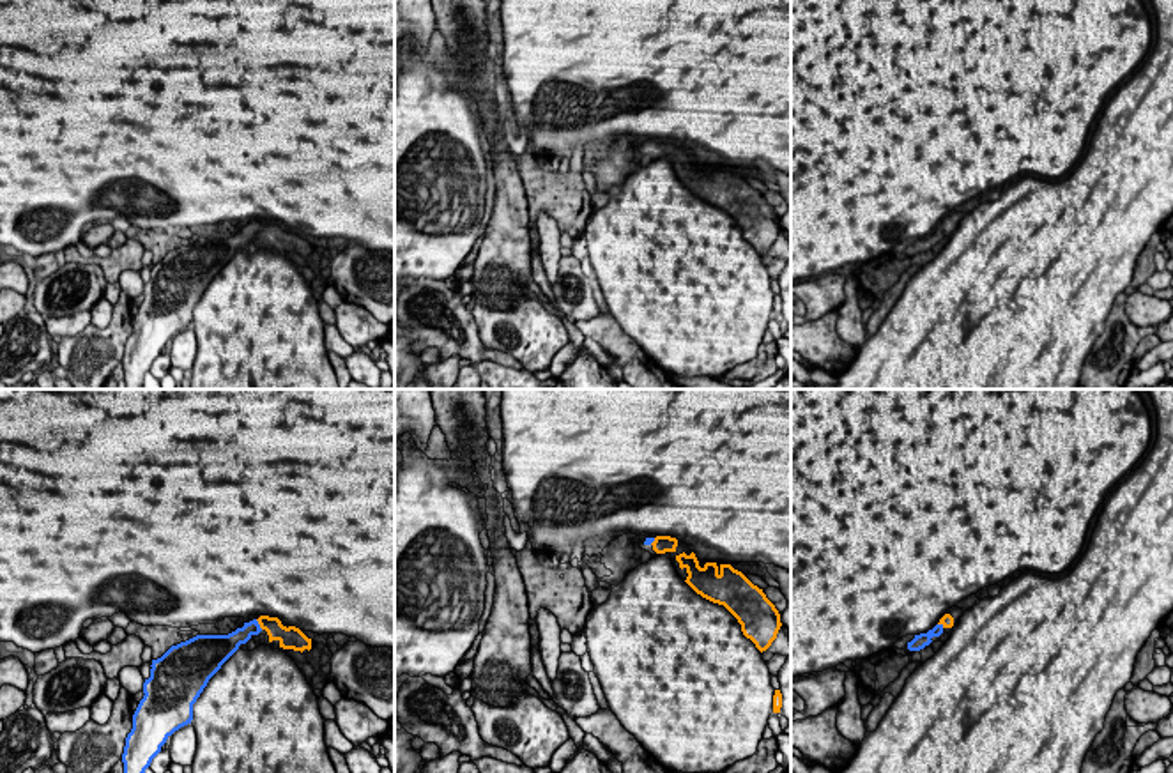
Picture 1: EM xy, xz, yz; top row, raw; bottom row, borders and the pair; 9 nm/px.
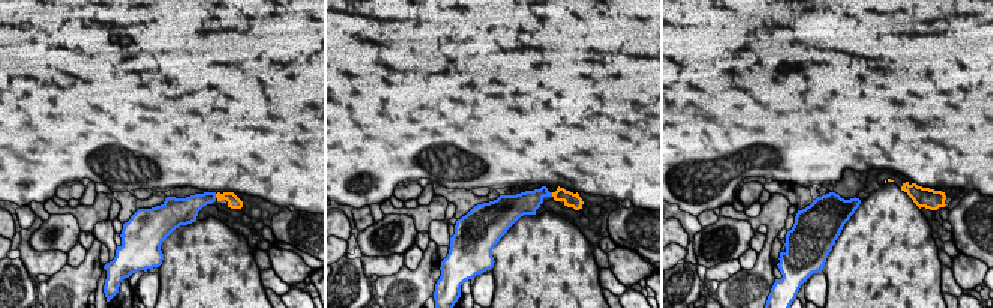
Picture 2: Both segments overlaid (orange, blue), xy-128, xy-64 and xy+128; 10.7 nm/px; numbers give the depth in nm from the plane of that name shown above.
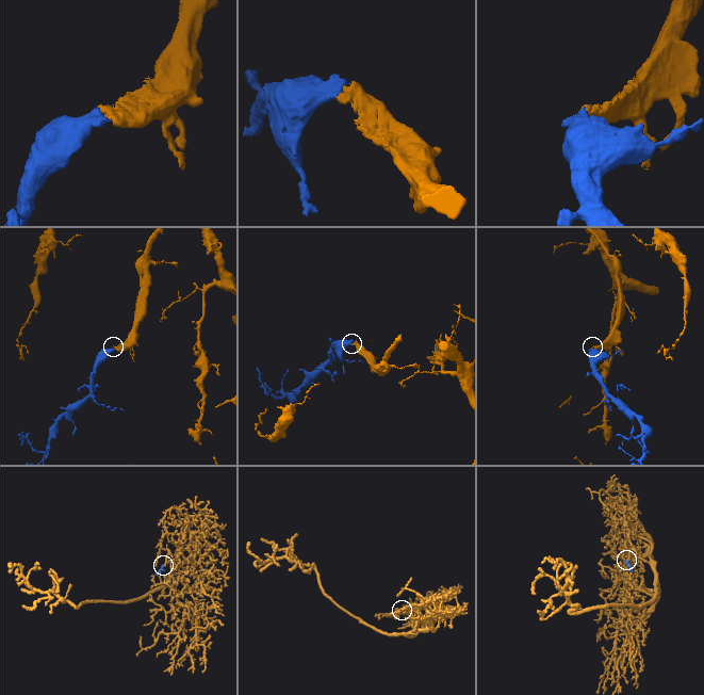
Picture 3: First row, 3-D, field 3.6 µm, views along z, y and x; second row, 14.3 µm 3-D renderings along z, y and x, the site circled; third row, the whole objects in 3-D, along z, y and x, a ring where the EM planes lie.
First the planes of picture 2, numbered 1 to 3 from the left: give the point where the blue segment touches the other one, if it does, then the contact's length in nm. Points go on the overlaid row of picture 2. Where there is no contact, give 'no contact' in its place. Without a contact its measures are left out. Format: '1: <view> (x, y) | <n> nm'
1: xy-128 (216, 196) | 60 nm
2: xy-64 (552, 194) | 50 nm
3: no contact

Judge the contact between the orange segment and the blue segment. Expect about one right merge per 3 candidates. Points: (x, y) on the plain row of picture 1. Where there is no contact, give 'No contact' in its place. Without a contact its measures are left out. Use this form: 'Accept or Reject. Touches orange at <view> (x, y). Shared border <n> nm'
Accept. Touches orange at xy (259, 227). Shared border 120 nm

